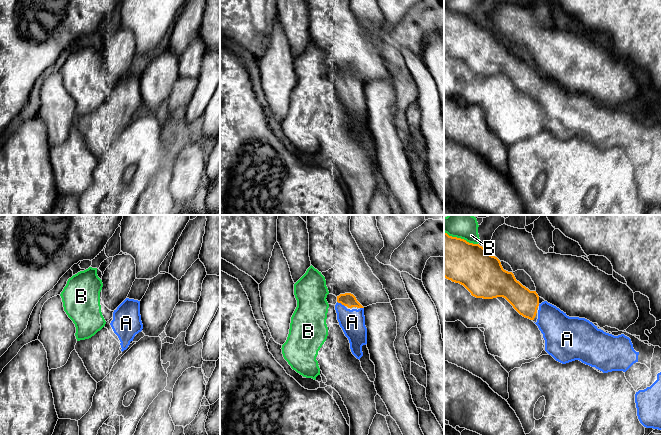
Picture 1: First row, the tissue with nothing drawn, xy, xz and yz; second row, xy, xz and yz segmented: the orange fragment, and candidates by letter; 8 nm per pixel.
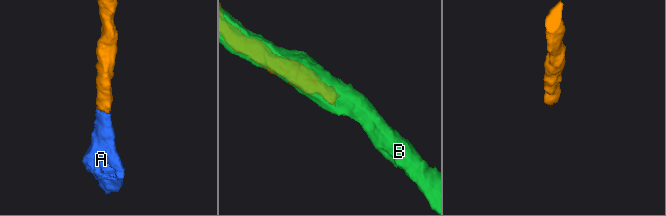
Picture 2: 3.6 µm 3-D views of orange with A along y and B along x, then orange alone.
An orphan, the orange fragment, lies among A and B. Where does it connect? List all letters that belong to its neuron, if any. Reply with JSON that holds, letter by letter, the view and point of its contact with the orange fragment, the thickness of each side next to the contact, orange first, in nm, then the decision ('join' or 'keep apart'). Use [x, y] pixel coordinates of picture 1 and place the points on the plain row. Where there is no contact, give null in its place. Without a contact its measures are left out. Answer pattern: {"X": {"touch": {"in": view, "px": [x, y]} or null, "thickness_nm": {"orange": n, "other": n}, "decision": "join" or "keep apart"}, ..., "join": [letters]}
{"A": {"touch": {"in": "xz", "px": [341, 79]}, "thickness_nm": {"orange": 110, "other": 200}, "decision": "join"}, "B": {"touch": {"in": "yz", "px": [460, 14]}, "thickness_nm": {"orange": 340, "other": 140}, "decision": "keep apart"}, "join": ["A"]}

